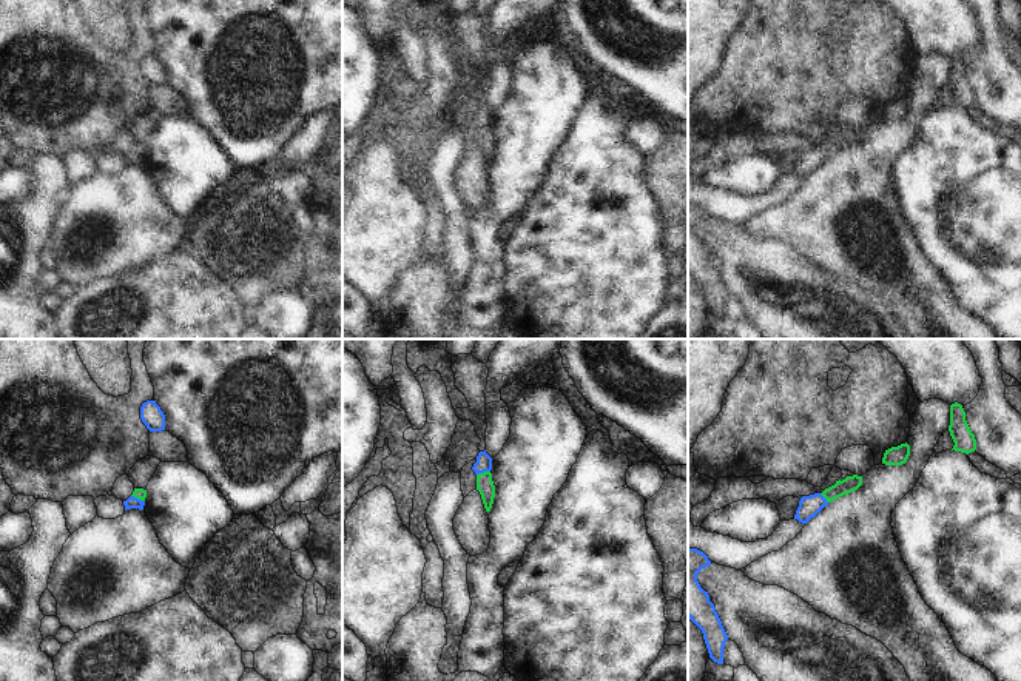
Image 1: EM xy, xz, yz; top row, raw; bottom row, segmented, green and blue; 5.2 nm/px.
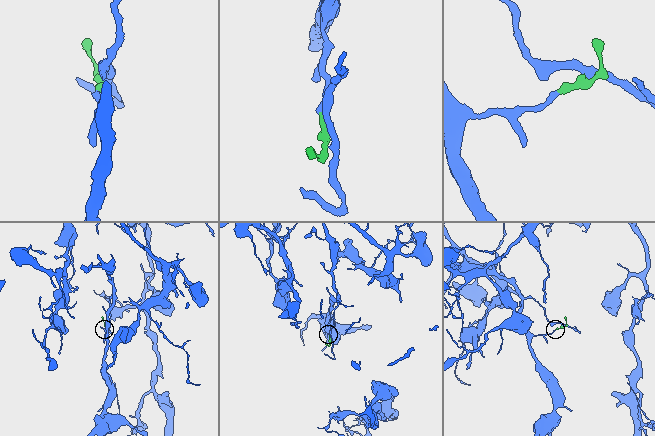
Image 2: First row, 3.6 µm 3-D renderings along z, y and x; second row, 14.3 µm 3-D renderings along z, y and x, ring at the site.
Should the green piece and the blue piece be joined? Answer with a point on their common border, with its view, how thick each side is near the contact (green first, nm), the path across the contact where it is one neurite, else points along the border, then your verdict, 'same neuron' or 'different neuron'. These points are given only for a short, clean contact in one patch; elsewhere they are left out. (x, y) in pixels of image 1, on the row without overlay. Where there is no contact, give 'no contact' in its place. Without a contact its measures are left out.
xz (485, 127) | 90/80 nm | across xz (485, 139), (485, 127), (483, 117) | same neuron

